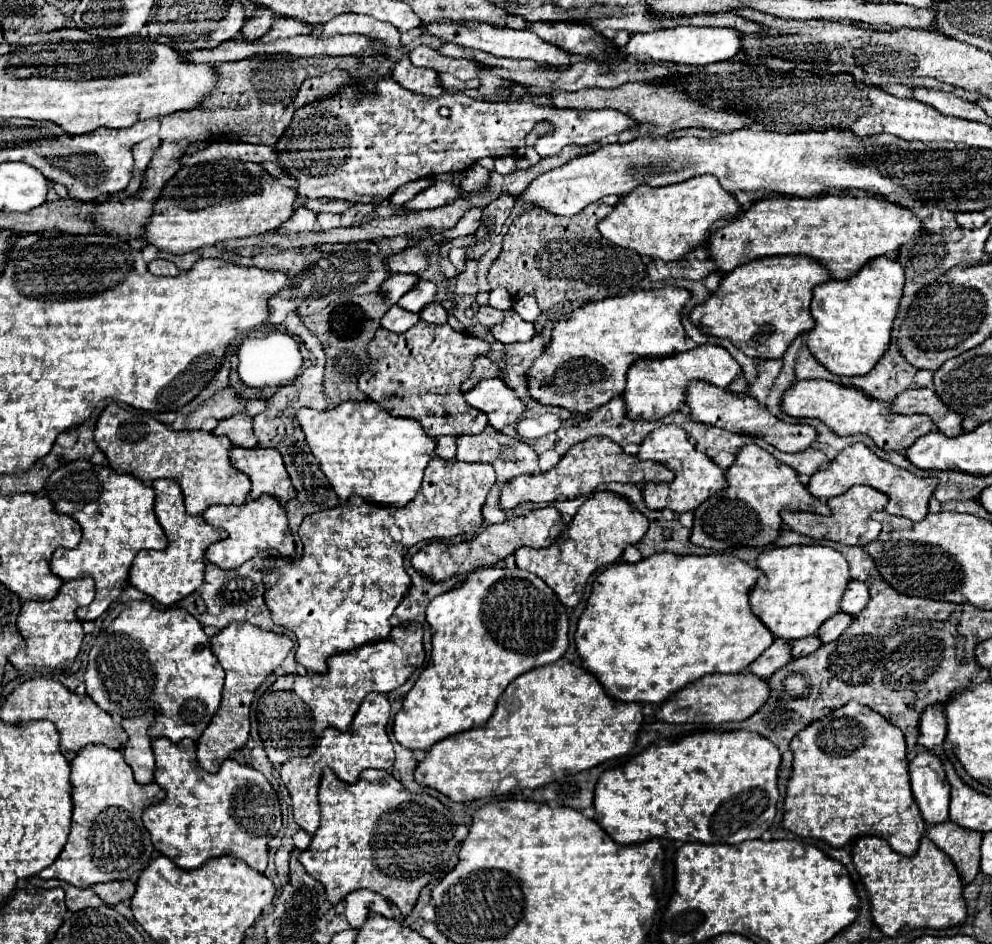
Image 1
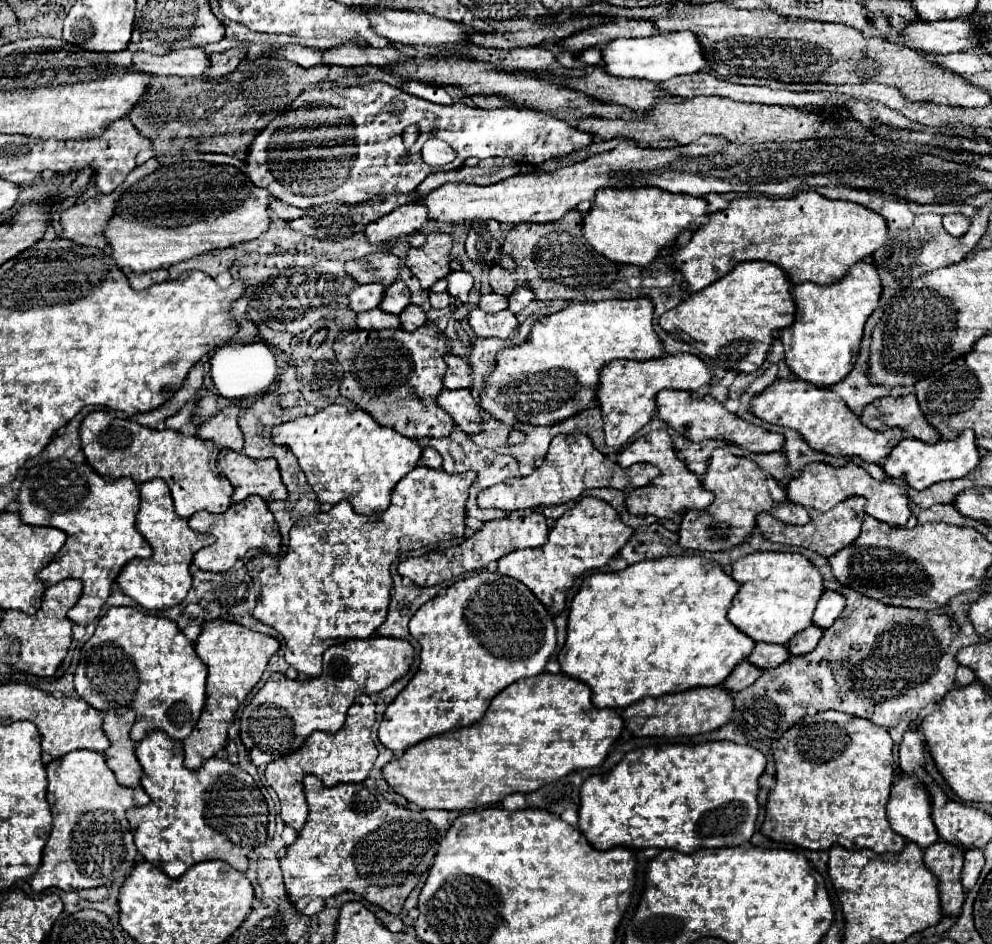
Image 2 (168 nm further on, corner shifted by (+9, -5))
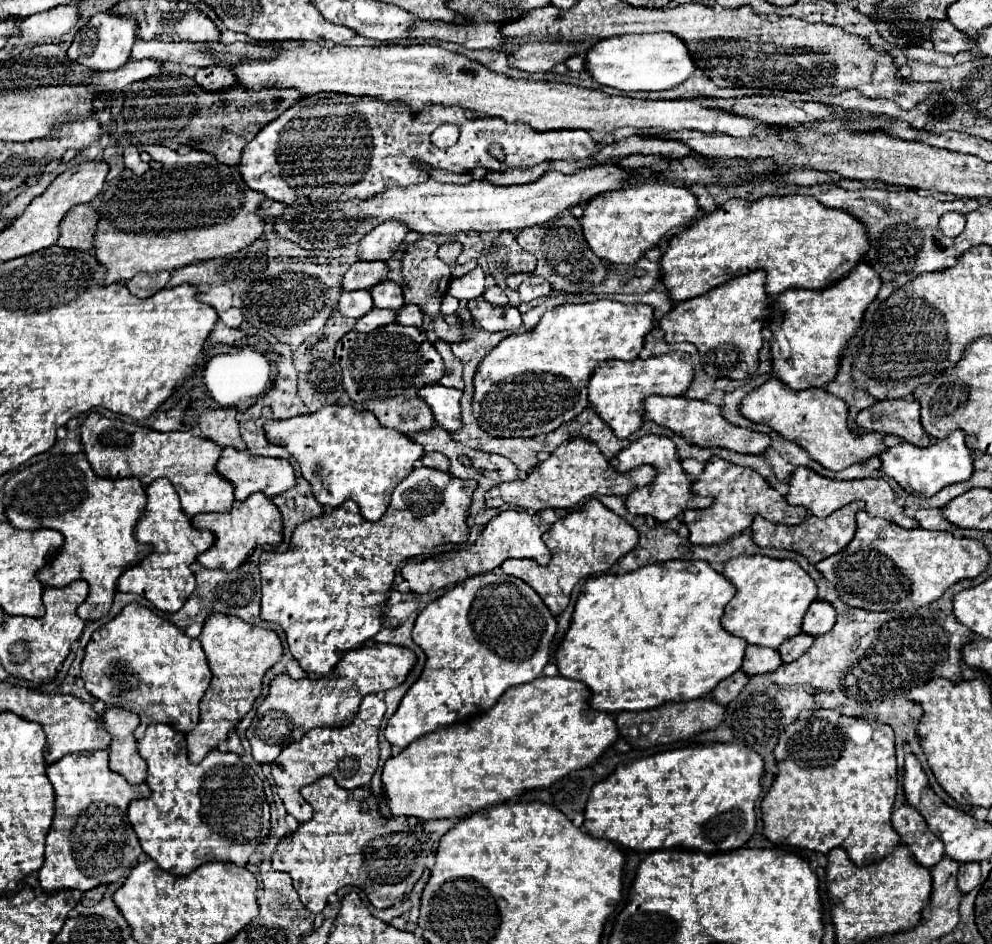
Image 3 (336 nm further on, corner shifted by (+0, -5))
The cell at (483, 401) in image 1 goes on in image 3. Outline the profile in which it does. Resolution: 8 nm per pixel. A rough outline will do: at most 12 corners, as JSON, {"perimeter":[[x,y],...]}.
{"perimeter":[[443,385],[423,389],[437,423],[463,429],[463,391]]}

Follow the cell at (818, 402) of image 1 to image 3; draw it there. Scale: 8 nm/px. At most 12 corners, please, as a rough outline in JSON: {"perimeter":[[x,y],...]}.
{"perimeter":[[771,377],[741,413],[839,471],[881,455],[843,399]]}

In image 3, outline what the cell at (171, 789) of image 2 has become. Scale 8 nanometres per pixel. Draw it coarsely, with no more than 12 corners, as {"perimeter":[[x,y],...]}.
{"perimeter":[[151,723],[131,801],[143,851],[171,875],[245,867],[271,833],[263,781],[235,753],[189,763]]}

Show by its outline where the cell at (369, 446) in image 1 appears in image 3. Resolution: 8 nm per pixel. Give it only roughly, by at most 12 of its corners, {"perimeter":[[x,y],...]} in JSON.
{"perimeter":[[371,411],[271,421],[321,505],[367,521],[425,453]]}

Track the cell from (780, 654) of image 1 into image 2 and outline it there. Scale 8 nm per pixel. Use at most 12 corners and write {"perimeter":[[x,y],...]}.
{"perimeter":[[742,661],[722,683],[730,693],[742,691],[760,677],[758,667]]}

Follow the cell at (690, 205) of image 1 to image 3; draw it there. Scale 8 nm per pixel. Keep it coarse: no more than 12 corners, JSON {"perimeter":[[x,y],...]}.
{"perimeter":[[649,181],[591,199],[595,255],[635,265],[701,207],[687,187]]}

